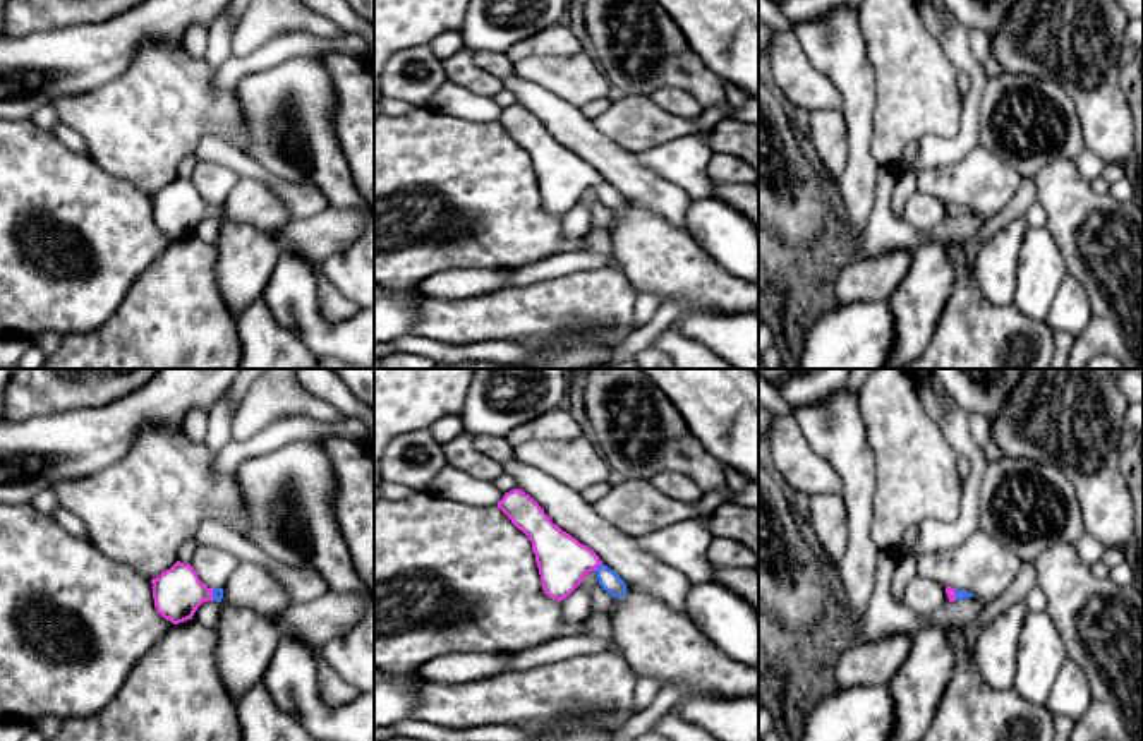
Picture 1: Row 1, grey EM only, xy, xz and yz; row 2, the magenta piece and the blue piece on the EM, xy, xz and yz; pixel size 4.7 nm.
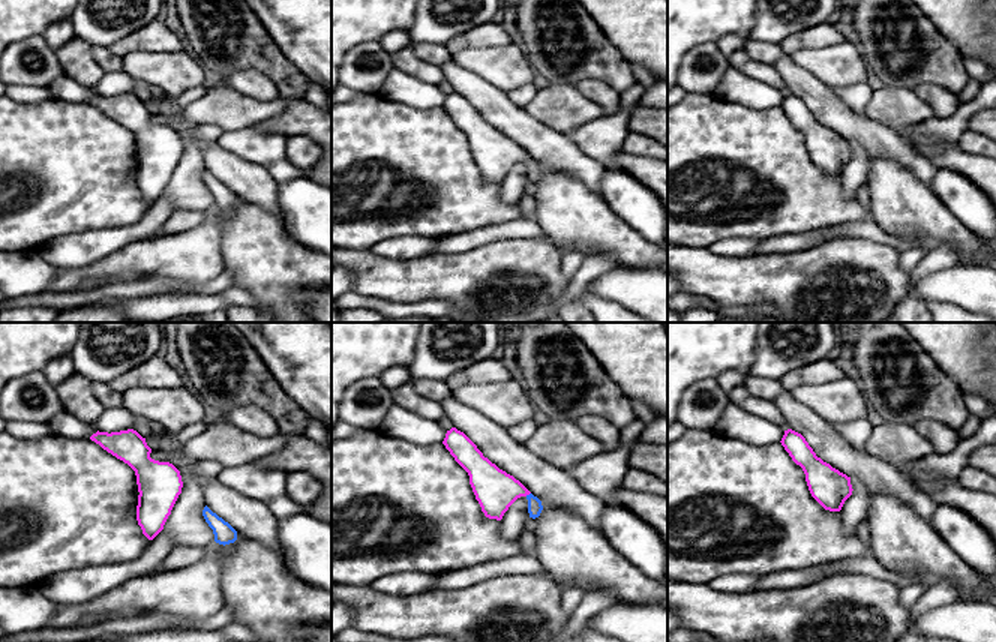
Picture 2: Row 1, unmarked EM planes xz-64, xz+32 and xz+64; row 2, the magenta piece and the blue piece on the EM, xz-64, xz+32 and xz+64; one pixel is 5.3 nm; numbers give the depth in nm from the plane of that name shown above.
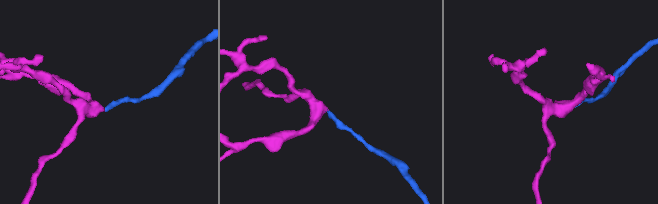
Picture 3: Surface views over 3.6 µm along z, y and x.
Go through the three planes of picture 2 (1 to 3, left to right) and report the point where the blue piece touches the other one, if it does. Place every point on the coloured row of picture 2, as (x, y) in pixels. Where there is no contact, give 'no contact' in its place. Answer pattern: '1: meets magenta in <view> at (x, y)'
1: no contact
2: meets magenta in xz+32 at (527, 494)
3: no contact

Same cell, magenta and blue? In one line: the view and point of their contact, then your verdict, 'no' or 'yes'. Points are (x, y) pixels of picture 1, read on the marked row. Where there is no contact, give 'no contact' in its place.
xz (598, 565) | yes

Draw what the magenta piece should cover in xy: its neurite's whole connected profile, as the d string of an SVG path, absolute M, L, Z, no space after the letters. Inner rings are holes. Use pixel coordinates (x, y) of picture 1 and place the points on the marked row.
M180 561L153 578L151 583L158 614L173 624L192 619L203 602L221 602L223 599L223 588L208 588L194 568Z

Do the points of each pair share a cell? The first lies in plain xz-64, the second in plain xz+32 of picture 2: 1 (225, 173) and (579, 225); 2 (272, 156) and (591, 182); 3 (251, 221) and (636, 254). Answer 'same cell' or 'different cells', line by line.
1: different cells
2: different cells
3: same cell

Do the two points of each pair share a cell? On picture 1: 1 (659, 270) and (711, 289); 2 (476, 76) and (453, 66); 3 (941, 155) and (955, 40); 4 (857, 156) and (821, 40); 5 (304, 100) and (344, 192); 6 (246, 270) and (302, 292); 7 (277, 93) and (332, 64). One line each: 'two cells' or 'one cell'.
1: one cell
2: one cell
3: one cell
4: one cell
5: one cell
6: two cells
7: two cells

